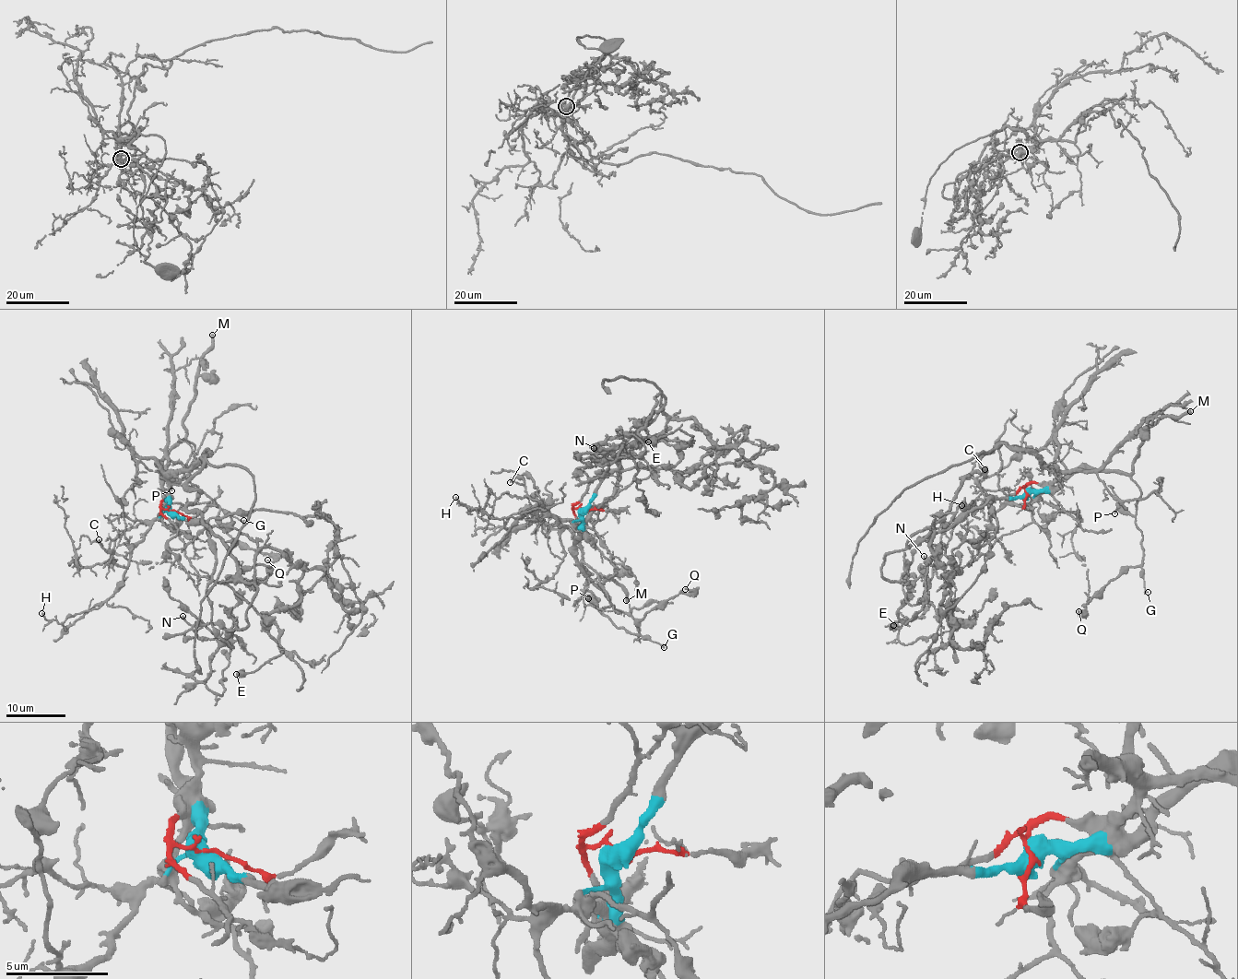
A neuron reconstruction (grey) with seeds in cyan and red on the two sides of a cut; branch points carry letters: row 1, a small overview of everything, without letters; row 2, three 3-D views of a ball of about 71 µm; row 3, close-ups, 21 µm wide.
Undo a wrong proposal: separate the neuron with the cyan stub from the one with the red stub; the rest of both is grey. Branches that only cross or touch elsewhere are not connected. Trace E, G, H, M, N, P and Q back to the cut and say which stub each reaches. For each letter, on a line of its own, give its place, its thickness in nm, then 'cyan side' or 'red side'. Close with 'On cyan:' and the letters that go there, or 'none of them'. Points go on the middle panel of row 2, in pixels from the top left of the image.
E: (648, 442) | 650 nm | cyan side
G: (664, 647) | 150 nm | cyan side
H: (455, 497) | 180 nm | red side
M: (626, 600) | 420 nm | cyan side
N: (594, 448) | 180 nm | red side
P: (588, 598) | 190 nm | cyan side
Q: (685, 589) | 150 nm | cyan side
On cyan: E, G, M, P, Q

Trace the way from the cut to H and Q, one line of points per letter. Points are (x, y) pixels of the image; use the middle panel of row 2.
H: (583, 509), (573, 509), (578, 526), (570, 527), (539, 503), (514, 517), (489, 518), (454, 497)
Q: (583, 510), (578, 569), (609, 601), (600, 614), (634, 635), (636, 620), (690, 591), (685, 588)

